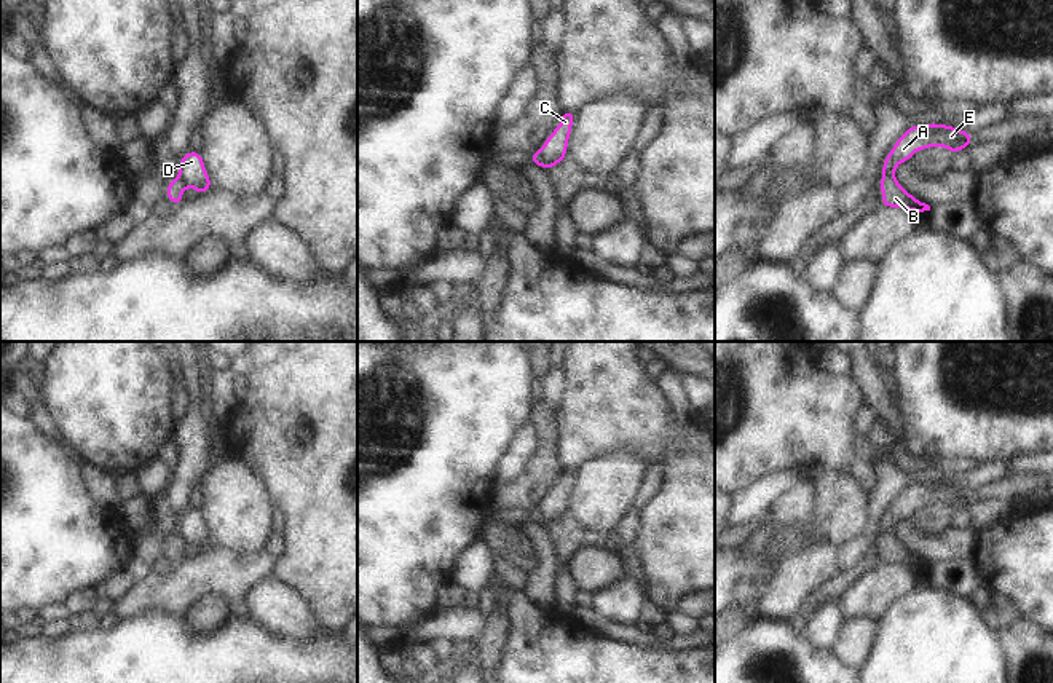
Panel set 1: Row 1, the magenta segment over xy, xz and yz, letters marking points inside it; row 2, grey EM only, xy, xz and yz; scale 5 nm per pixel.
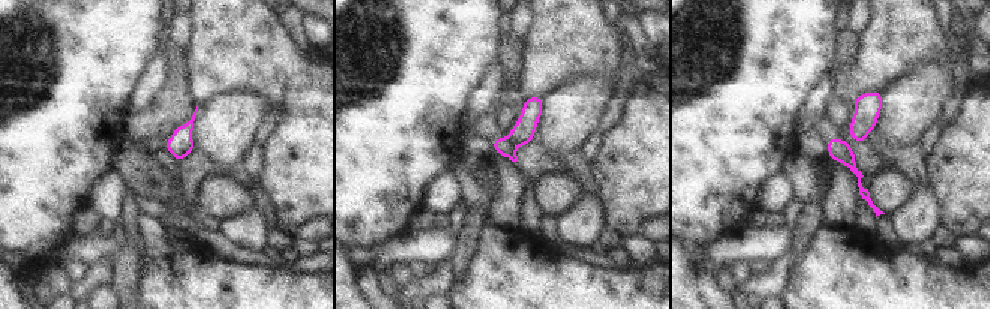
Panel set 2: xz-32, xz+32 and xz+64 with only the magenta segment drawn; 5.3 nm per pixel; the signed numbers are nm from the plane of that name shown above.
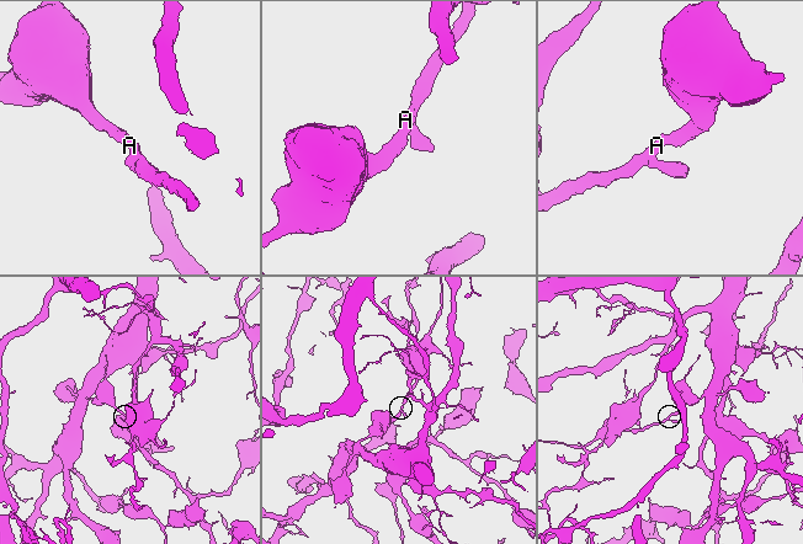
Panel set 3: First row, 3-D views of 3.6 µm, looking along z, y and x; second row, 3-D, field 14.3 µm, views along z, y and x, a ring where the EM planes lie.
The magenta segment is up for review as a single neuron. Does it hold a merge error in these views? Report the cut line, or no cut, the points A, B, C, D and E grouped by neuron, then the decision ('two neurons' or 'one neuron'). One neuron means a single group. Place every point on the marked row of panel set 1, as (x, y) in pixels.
cut in yz along (892, 174), (881, 179); A C D E / B; two neurons

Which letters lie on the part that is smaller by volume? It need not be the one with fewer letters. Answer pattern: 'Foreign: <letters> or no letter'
Foreign: B

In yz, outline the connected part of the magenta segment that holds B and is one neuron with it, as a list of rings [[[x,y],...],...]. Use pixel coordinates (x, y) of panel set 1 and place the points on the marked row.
[[[895,176],[882,177],[879,188],[882,193],[881,206],[908,209],[914,214],[930,211],[930,206],[906,191]]]

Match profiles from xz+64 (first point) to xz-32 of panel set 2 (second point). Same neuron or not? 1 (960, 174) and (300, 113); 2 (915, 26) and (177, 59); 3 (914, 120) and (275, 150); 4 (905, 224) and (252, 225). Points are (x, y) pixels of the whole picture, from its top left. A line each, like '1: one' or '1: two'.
1: one
2: two
3: two
4: one

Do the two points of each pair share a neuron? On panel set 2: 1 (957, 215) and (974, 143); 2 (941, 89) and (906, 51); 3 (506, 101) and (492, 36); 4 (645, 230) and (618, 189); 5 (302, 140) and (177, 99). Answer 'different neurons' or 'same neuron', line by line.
1: same neuron
2: different neurons
3: different neurons
4: different neurons
5: different neurons

